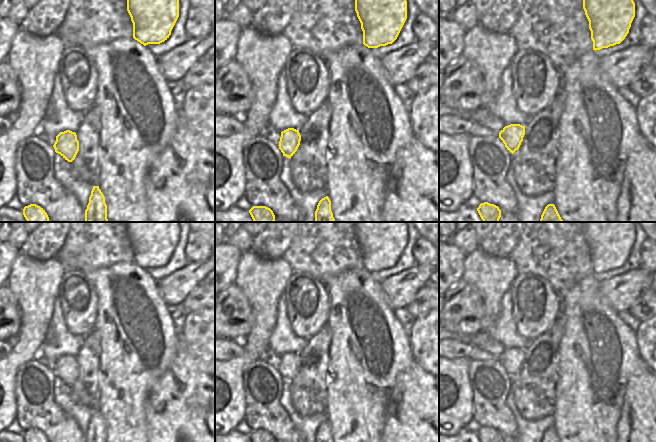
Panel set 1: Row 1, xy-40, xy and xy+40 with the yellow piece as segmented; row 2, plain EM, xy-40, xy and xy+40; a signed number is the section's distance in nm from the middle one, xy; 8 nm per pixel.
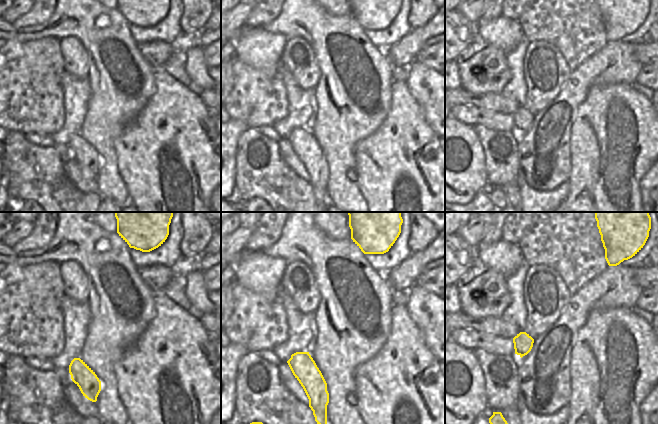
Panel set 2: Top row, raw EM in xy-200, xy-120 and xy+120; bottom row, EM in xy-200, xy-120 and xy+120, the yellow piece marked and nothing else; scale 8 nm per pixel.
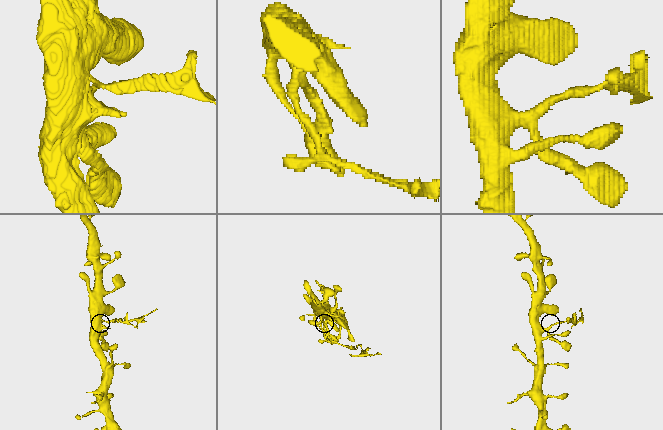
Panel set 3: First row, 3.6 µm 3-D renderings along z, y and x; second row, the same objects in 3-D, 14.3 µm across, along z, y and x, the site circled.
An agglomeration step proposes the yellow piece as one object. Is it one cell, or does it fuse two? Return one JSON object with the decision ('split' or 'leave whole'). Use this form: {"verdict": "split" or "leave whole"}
{"verdict": "split"}

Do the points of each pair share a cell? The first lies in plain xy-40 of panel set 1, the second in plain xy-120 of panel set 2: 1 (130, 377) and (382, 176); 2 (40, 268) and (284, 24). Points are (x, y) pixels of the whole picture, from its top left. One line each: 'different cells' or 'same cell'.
1: different cells
2: different cells

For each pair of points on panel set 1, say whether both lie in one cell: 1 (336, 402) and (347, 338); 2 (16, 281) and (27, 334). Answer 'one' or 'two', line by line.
1: one
2: one

